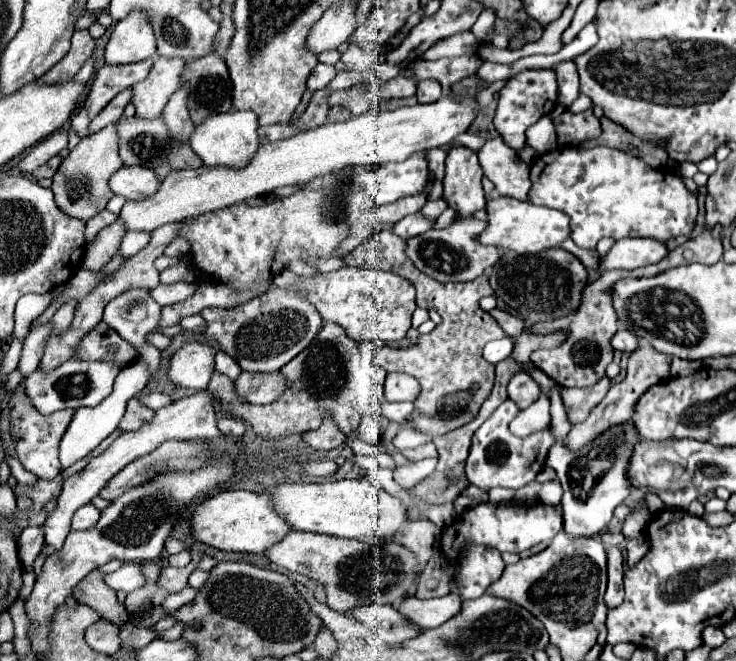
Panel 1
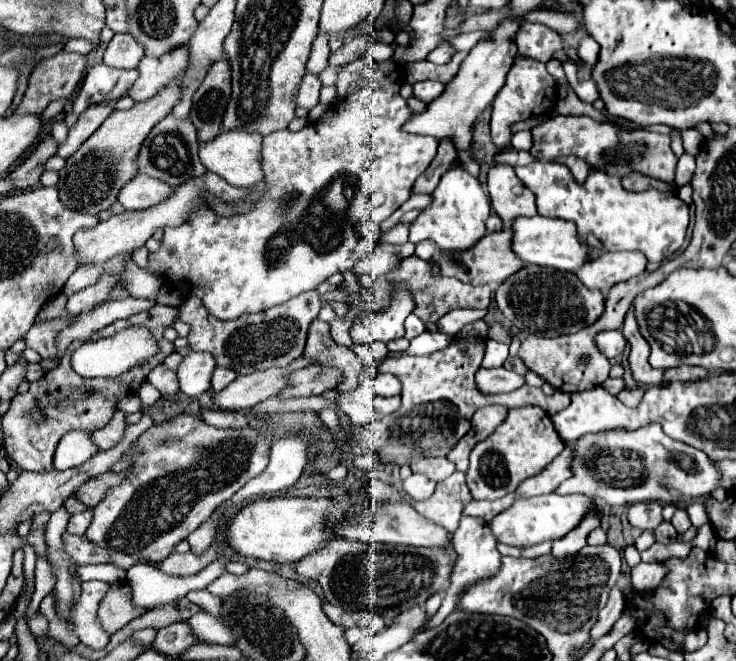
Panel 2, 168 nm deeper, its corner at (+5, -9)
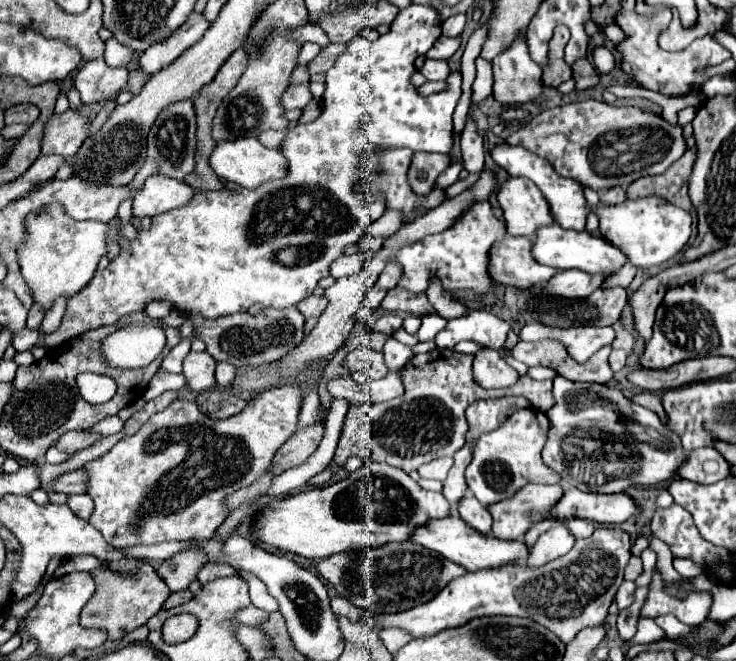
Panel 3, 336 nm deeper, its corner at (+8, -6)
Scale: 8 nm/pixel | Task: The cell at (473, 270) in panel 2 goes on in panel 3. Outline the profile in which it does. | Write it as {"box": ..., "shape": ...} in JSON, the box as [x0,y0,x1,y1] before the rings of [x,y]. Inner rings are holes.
{"box":[489,236,559,290],"shape":[[[507,236],[505,240],[497,242],[489,254],[491,278],[503,286],[517,286],[521,290],[551,280],[559,270],[539,264],[531,256],[531,248],[531,238]]]}

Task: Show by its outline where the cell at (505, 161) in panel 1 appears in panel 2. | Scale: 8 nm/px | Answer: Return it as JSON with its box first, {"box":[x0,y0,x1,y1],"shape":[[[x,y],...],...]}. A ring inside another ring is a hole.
{"box":[488,163,536,229],"shape":[[[496,163],[490,167],[488,193],[490,193],[492,209],[504,221],[506,229],[510,227],[510,223],[516,217],[520,217],[520,215],[532,217],[536,213],[534,193],[522,185],[522,181],[516,177],[512,165]]]}

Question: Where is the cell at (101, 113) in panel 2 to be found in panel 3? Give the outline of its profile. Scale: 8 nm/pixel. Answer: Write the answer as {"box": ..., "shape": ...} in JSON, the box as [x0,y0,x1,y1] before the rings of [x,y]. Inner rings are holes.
{"box":[41,110,89,156],"shape":[[[67,110],[63,114],[51,114],[43,130],[41,154],[73,156],[81,148],[87,134],[89,122],[79,112]]]}

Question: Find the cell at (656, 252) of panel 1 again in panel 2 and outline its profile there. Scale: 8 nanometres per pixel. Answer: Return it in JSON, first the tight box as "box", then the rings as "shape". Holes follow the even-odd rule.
{"box":[576,251,648,293],"shape":[[[620,251],[620,253],[602,253],[598,259],[586,263],[576,271],[578,279],[588,289],[598,289],[606,293],[614,283],[632,279],[646,271],[648,259],[638,251]]]}

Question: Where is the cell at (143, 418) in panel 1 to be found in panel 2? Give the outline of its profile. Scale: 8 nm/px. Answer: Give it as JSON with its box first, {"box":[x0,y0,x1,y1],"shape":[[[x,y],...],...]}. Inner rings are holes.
{"box":[94,411,128,449],"shape":[[[116,411],[106,427],[94,431],[94,443],[98,445],[98,449],[110,449],[110,447],[118,445],[120,439],[124,437],[126,425],[128,425],[126,423],[126,413]]]}

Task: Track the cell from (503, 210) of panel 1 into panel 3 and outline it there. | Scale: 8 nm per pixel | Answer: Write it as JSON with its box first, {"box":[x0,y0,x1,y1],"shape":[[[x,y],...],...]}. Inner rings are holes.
{"box":[533,224,629,274],"shape":[[[559,224],[539,228],[537,240],[533,244],[533,256],[537,262],[545,266],[555,266],[559,270],[577,268],[591,274],[615,274],[623,268],[623,264],[629,262],[627,256],[621,252],[621,248],[615,248],[609,240],[603,240],[601,236],[593,236],[587,230],[581,230],[581,232],[565,230]]]}

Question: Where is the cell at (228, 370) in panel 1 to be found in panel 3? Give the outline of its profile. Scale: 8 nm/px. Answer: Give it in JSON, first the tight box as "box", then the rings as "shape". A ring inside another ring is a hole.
{"box":[215,362,235,388],"shape":[[[217,362],[215,378],[217,378],[217,384],[221,388],[227,388],[233,382],[233,378],[235,378],[235,366],[233,364],[227,364],[227,362]]]}

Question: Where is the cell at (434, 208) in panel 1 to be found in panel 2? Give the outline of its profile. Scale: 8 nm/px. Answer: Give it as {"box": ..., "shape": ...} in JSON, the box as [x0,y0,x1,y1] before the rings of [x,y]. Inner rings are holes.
{"box":[382,223,410,243],"shape":[[[400,223],[390,233],[386,233],[382,239],[388,243],[404,243],[408,239],[408,233],[410,233],[408,229],[410,229],[410,223]]]}

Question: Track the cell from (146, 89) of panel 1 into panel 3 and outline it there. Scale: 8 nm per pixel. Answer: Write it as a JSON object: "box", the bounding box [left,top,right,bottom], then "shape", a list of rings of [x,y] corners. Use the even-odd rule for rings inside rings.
{"box":[139,12,209,74],"shape":[[[193,12],[185,24],[181,24],[167,40],[161,40],[159,44],[153,44],[143,52],[139,58],[139,66],[145,74],[155,74],[161,68],[169,66],[173,60],[177,60],[189,46],[193,46],[209,28],[209,22],[205,16]]]}

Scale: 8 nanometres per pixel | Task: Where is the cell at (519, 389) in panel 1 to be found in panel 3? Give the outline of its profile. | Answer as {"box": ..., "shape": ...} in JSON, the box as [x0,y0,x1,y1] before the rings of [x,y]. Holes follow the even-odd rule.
{"box":[473,348,519,388],"shape":[[[479,348],[473,362],[475,380],[483,388],[507,388],[513,386],[519,378],[517,370],[509,366],[495,348]]]}

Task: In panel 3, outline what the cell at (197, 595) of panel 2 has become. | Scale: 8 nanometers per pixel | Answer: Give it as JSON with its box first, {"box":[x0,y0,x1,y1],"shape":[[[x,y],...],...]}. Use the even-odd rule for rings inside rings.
{"box":[237,606,267,626],"shape":[[[247,606],[243,610],[237,612],[237,622],[239,624],[247,624],[247,626],[259,626],[263,620],[267,620],[267,612],[255,608],[255,606]]]}

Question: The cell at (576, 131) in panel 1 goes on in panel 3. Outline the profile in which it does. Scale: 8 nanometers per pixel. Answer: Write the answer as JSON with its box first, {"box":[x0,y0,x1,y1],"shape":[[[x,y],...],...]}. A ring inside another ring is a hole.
{"box":[507,100,687,192],"shape":[[[583,100],[563,104],[541,112],[507,136],[509,146],[523,146],[529,152],[547,158],[565,178],[577,180],[595,192],[631,184],[649,174],[663,174],[687,150],[683,128],[669,124],[661,114],[629,106],[611,106],[607,102]]]}

